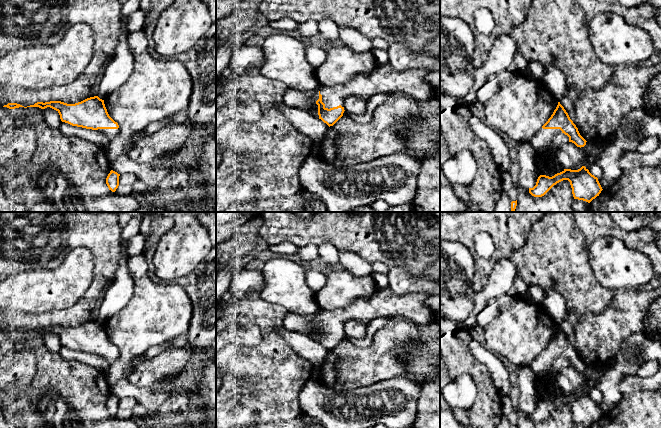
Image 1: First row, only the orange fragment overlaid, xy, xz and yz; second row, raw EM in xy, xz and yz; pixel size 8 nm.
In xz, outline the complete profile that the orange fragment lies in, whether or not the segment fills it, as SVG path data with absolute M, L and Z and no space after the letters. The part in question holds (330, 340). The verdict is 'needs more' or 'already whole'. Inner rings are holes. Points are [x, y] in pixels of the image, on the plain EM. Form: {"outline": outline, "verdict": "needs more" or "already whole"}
{"outline": "M386 287L372 297L352 301L346 308L321 310L316 325L319 343L333 350L343 340L344 324L349 320L369 324L376 318L402 316L416 325L432 324L435 311L427 304L429 296L427 293L397 295Z", "verdict": "needs more"}

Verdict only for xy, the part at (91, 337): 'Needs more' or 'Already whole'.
Needs more

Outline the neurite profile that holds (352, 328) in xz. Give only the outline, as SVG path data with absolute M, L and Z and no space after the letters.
M349 320L344 324L344 334L348 337L363 338L367 331L367 324Z

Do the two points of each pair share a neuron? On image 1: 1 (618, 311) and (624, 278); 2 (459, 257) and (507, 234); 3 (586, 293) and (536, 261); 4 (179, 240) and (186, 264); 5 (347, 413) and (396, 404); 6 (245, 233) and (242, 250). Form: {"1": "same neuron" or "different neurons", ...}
{"1": "different neurons", "2": "different neurons", "3": "same neuron", "4": "same neuron", "5": "same neuron", "6": "same neuron"}

